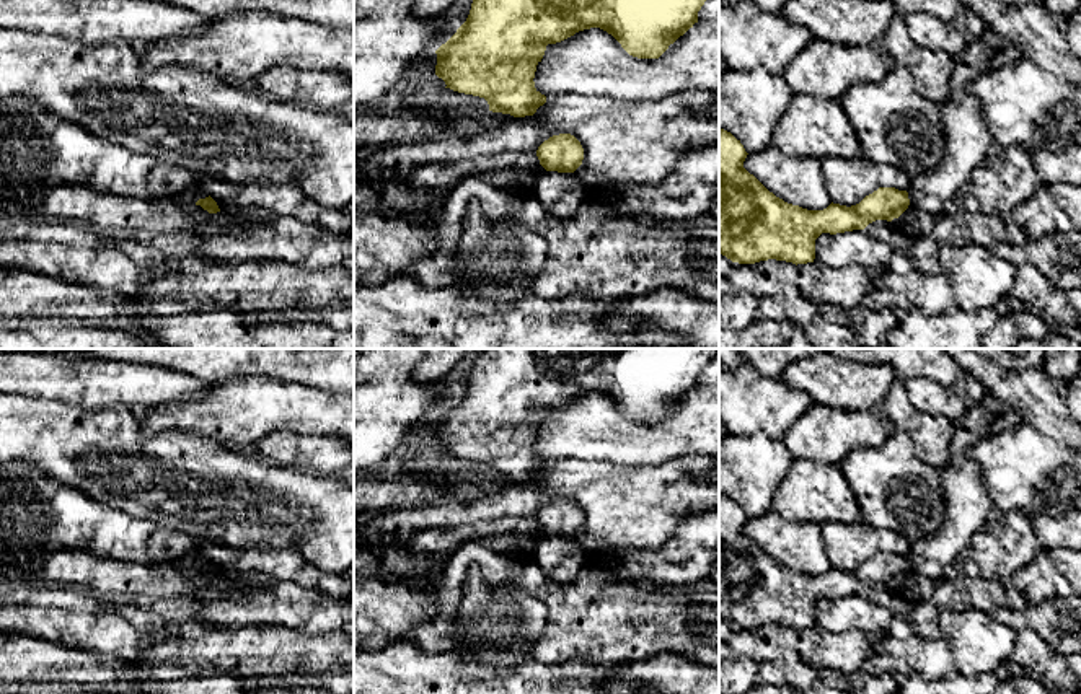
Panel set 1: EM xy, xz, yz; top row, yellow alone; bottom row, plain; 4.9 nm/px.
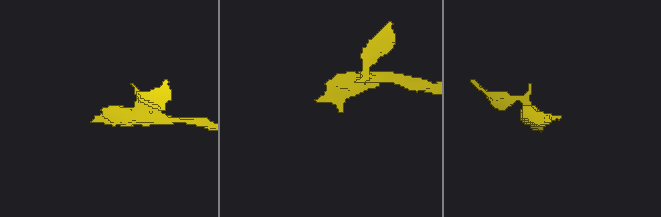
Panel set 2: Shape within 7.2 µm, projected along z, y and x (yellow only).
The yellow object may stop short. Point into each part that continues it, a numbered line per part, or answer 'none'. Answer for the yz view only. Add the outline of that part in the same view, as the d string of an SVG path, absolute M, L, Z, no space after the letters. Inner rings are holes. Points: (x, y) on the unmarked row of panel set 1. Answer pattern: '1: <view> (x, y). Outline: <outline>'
1: yz (967, 504). Outline: M985 391L977 406L955 422L951 461L941 471L946 518L939 529L913 542L910 570L931 580L944 577L946 567L970 541L972 534L996 512L983 482L983 472L970 448L980 440L1024 422L1009 404Z

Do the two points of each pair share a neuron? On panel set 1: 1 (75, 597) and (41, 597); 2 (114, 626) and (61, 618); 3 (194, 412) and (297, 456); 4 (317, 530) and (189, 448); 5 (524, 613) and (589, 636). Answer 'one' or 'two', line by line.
1: one
2: one
3: two
4: one
5: two

